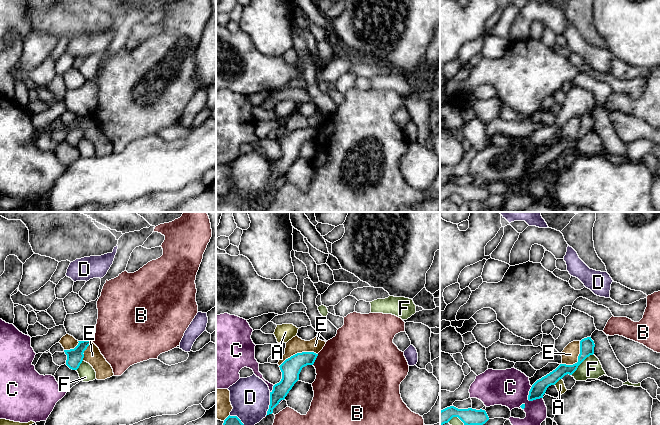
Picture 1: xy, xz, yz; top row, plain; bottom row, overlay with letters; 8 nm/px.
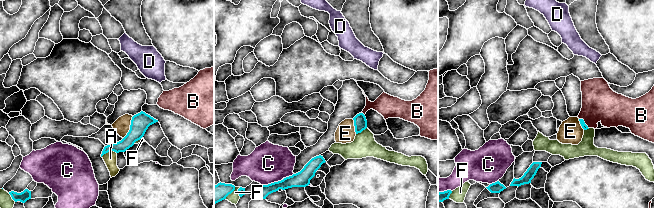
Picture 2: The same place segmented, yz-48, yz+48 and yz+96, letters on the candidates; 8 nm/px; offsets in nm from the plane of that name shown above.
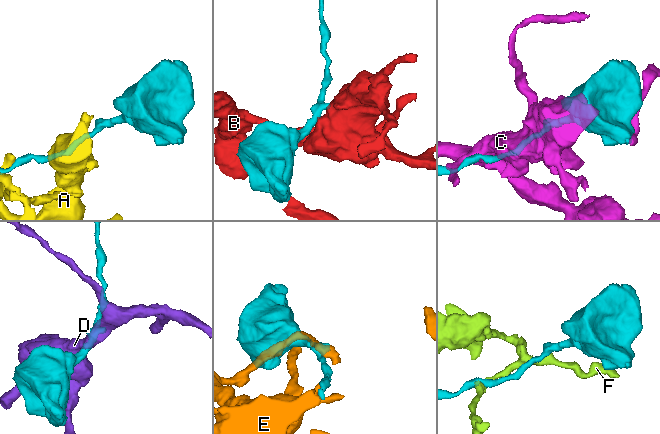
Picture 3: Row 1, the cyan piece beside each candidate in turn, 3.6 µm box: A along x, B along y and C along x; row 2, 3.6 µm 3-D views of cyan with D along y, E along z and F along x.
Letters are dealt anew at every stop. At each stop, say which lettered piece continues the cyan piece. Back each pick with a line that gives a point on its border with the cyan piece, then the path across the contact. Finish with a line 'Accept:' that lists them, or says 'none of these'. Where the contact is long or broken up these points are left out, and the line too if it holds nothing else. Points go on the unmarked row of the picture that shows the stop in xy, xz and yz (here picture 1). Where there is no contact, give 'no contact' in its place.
Accept: none of these

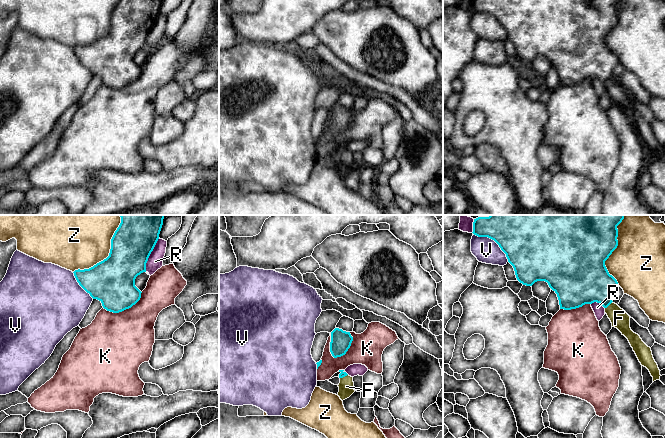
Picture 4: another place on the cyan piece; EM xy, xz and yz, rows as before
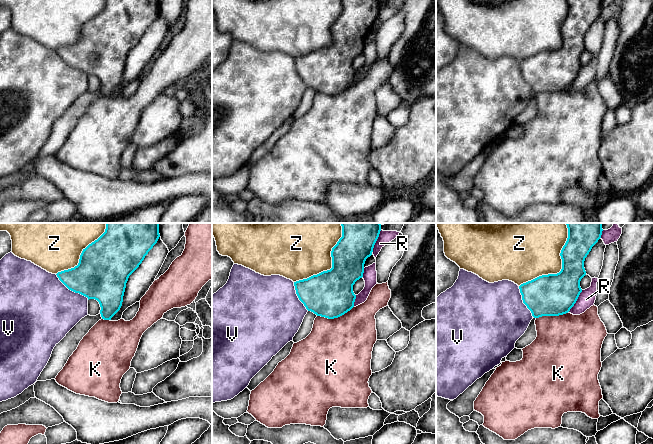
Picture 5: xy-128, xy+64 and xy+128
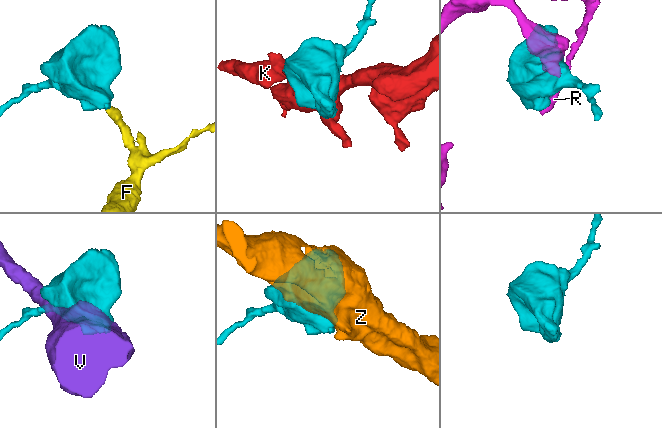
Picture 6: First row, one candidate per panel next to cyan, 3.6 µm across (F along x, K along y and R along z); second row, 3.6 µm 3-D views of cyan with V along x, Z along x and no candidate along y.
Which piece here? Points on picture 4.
F: meets cyan in yz at (608, 81); runs through yz (588, 57), (605, 74), (608, 81), (619, 94)
Accept: F

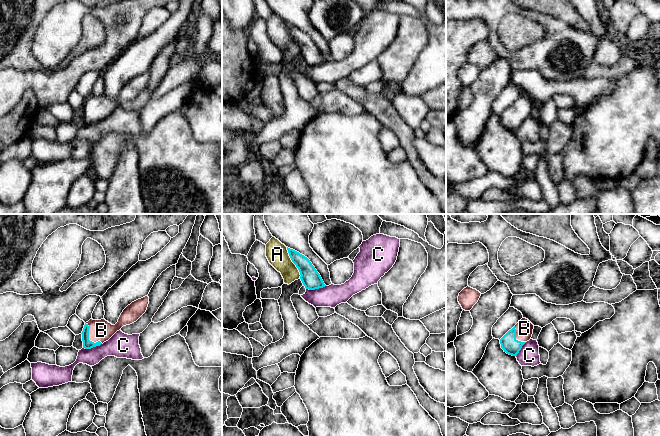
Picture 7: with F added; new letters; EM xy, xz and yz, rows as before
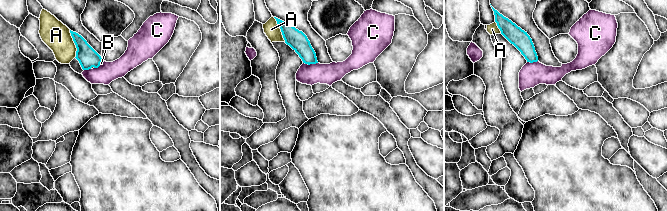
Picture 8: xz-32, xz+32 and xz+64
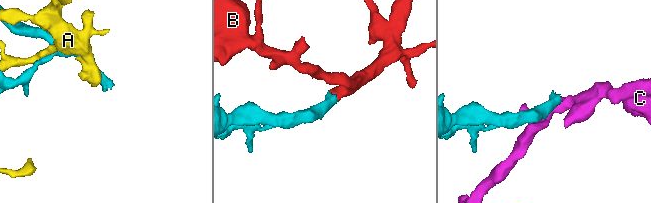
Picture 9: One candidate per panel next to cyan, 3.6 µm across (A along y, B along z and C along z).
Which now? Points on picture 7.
B: meets cyan in xy at (88, 114); runs through xy (87, 120), (88, 114), (101, 106)
Accept: B

